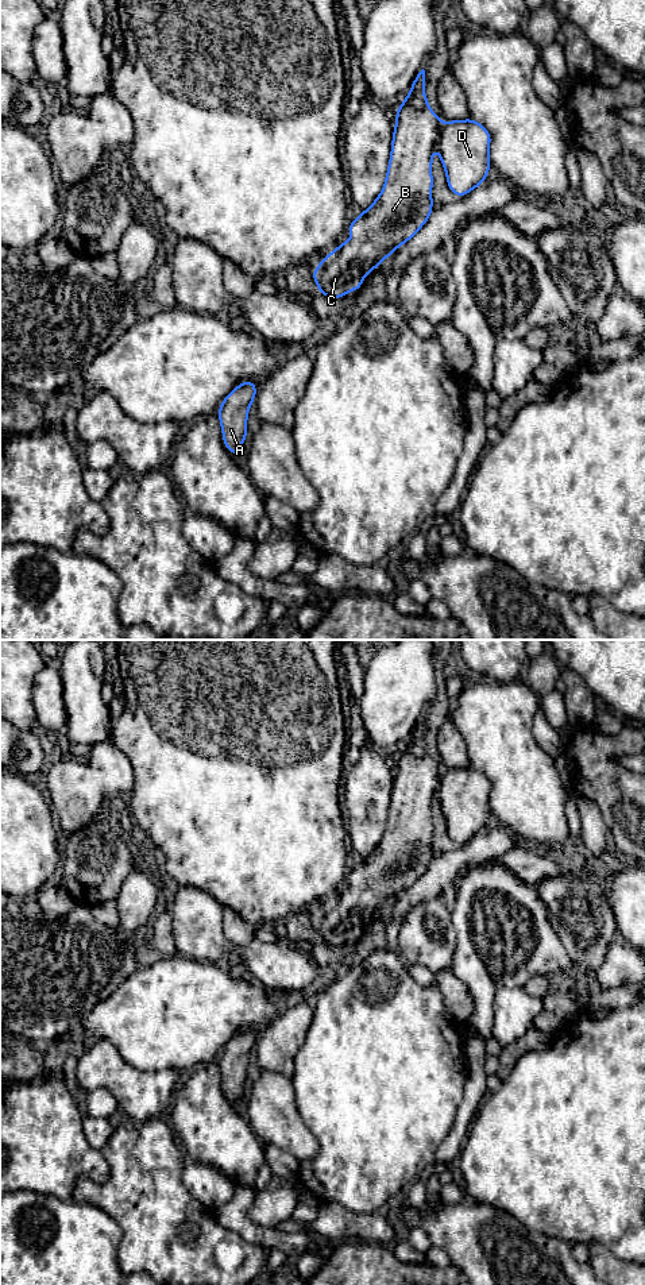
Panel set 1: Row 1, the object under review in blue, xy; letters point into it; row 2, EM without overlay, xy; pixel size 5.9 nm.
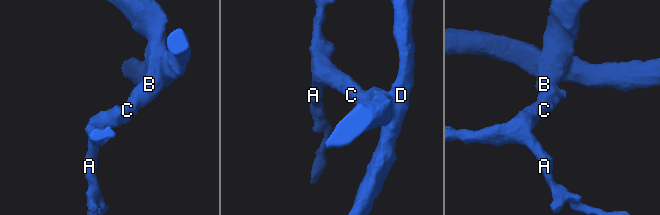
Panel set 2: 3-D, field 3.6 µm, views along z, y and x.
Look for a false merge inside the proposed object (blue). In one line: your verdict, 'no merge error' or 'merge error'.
no merge error

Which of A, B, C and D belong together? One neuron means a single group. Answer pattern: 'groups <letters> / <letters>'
groups A B C D

